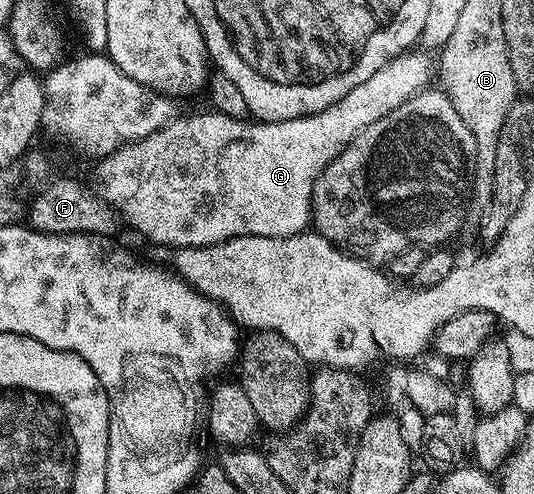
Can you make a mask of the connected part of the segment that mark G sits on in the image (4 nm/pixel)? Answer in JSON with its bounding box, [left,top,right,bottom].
[96,52,431,248]

